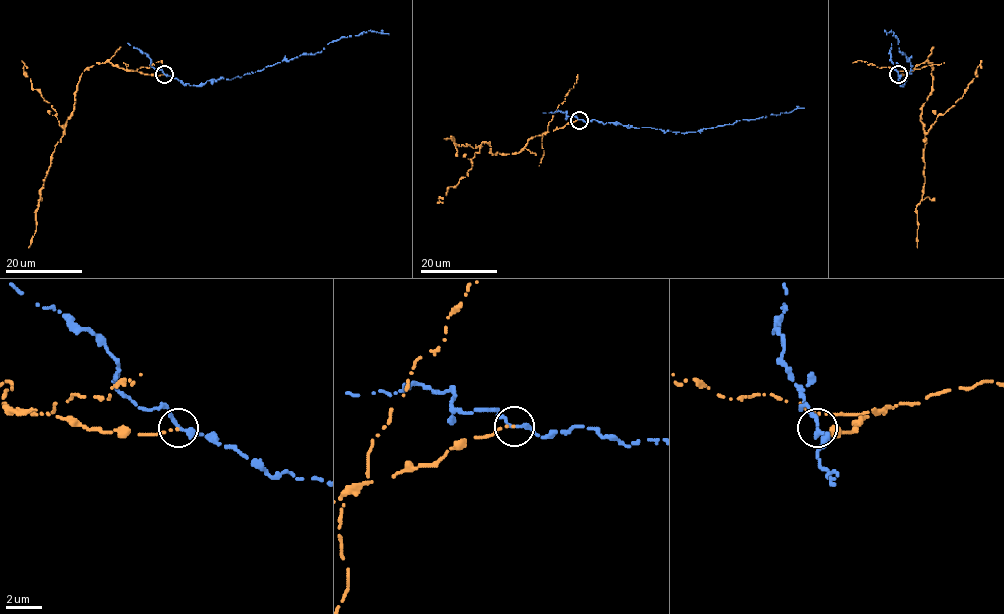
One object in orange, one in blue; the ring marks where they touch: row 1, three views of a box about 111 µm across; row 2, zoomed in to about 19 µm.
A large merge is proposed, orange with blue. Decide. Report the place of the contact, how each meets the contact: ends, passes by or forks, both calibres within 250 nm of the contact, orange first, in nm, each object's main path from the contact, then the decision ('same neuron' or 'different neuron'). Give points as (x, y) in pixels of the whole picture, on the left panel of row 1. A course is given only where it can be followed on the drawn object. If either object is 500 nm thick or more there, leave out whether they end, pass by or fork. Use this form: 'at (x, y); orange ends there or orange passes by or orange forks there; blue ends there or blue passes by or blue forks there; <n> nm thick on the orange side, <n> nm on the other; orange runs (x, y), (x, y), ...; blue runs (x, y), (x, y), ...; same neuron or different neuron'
at (164, 74); orange ends there; blue passes by; 130 nm thick on the orange side, 240 nm on the other; orange runs (164, 74), (151, 76), (106, 61), (81, 75), (73, 111), (54, 149), (42, 189), (36, 231), (28, 248); blue runs (164, 74), (200, 85), (315, 54), (341, 37), (368, 30), (388, 34); different neuron

